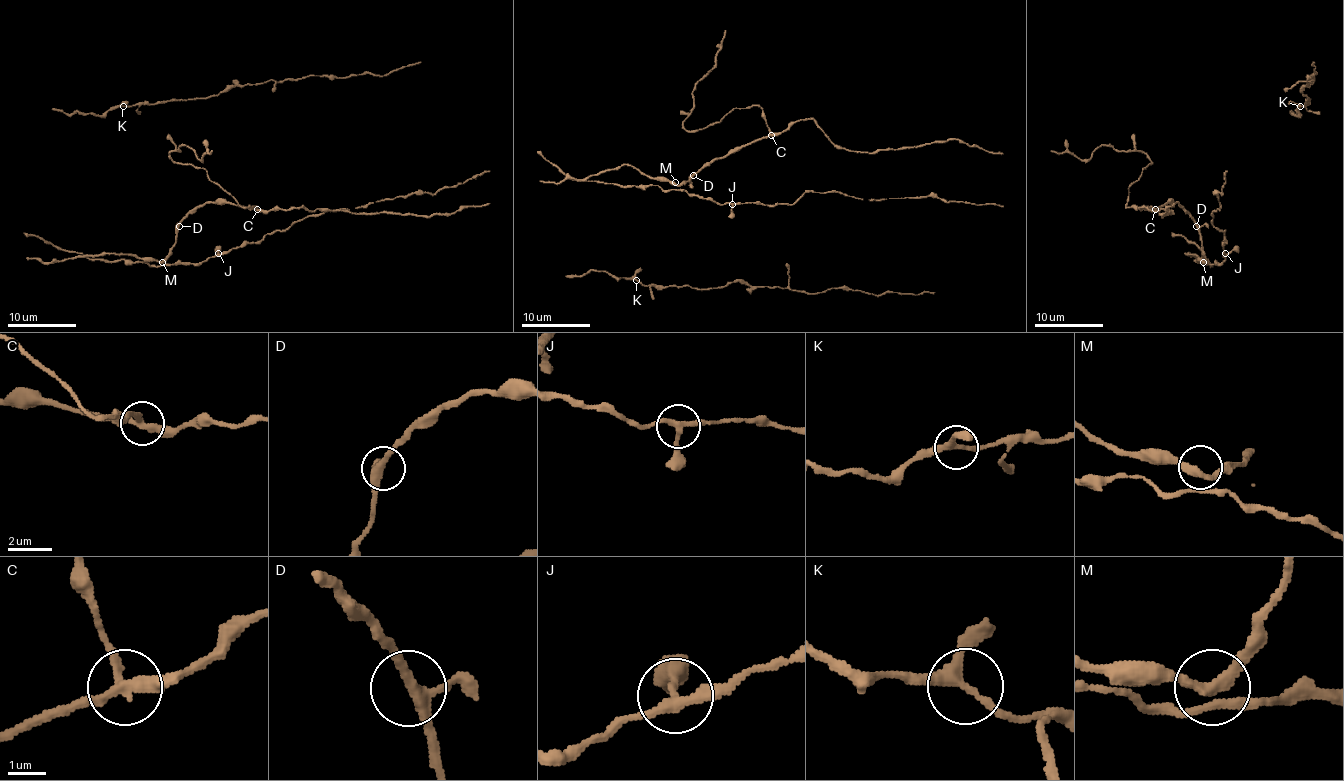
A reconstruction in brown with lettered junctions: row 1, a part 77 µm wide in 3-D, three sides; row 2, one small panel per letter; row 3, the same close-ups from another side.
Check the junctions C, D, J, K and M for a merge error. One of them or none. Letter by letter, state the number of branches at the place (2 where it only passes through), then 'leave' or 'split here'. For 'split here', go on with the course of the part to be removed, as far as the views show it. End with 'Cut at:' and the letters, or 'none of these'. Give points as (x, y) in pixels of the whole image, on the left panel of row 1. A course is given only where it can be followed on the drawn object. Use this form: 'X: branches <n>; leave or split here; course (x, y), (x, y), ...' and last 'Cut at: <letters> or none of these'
C: branches 3; split here; course (258, 209), (242, 207), (201, 167), (176, 162), (169, 154), (188, 145), (201, 159), (212, 150)
D: branches 3; leave
J: branches 3; leave
K: branches 3; leave
M: branches 3; leave
Cut at: C

